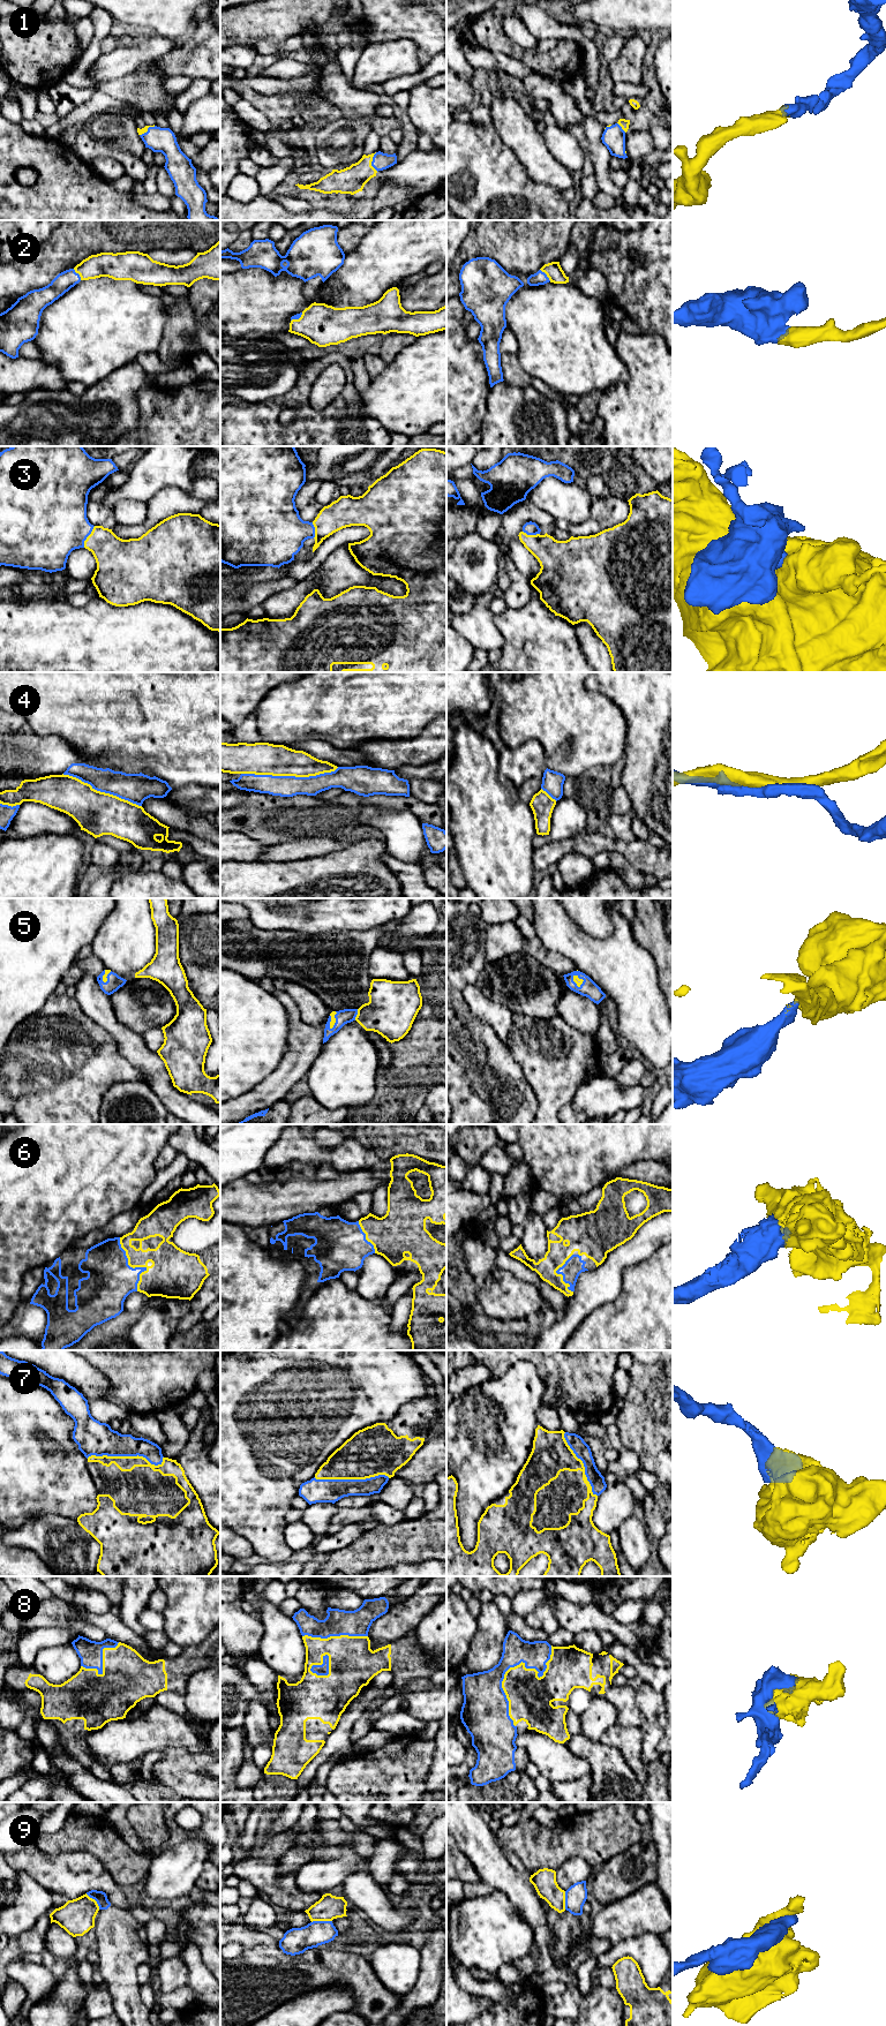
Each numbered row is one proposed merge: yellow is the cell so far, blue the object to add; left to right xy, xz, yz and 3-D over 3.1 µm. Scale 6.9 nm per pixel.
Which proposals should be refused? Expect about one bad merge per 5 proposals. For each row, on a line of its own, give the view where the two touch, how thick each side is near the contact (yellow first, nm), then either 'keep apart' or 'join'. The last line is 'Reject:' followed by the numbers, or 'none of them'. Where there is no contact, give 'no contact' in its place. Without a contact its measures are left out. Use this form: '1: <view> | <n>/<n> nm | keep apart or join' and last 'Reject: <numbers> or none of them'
1: xz | 190/120 nm | join
2: yz | 120/100 nm | join
3: xy | 280/440 nm | join
4: xz | 220/140 nm | keep apart
5: xz | 340/100 nm | join
6: xy | 300/320 nm | join
7: xy | 110/240 nm | join
8: yz | 300/220 nm | join
9: xz | 170/190 nm | keep apart
Reject: 4, 9

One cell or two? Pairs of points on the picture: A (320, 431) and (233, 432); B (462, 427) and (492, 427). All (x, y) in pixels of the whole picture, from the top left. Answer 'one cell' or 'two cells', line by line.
A: one cell
B: two cells

